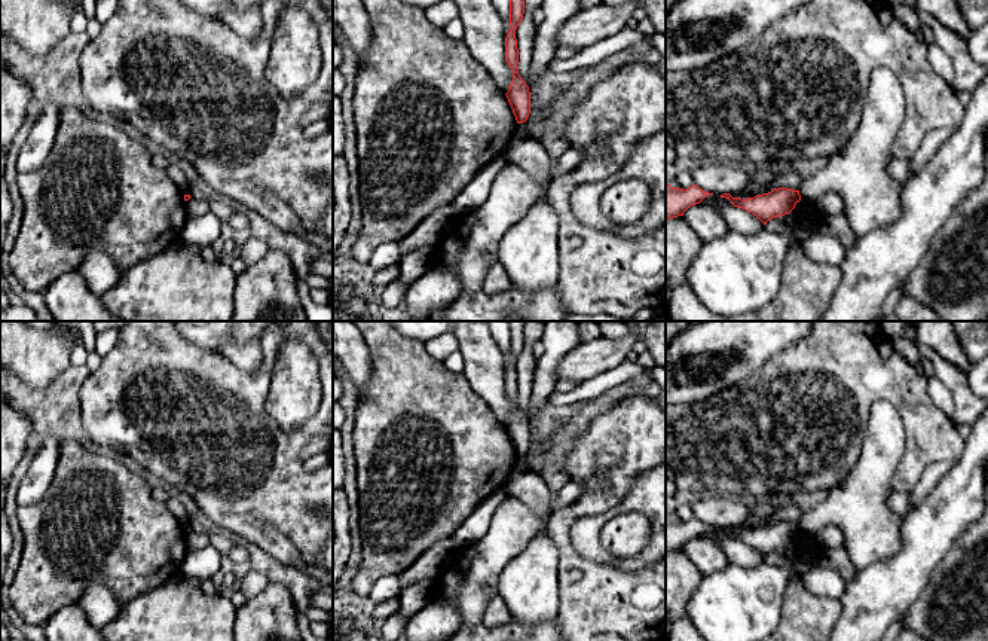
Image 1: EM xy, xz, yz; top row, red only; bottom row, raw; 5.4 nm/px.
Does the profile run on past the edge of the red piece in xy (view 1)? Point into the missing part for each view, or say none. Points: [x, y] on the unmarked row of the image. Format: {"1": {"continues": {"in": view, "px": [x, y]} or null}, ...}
{"1": {"continues": null}}

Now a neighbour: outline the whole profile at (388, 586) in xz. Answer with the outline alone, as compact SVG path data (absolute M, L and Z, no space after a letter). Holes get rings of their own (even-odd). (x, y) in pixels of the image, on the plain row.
M385 576L379 579L368 596L376 602L383 602L391 598L398 598L401 589L400 589L400 577L398 576Z

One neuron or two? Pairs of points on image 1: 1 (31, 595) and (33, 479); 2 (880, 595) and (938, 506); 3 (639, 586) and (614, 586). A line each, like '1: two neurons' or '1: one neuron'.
1: two neurons
2: one neuron
3: one neuron

